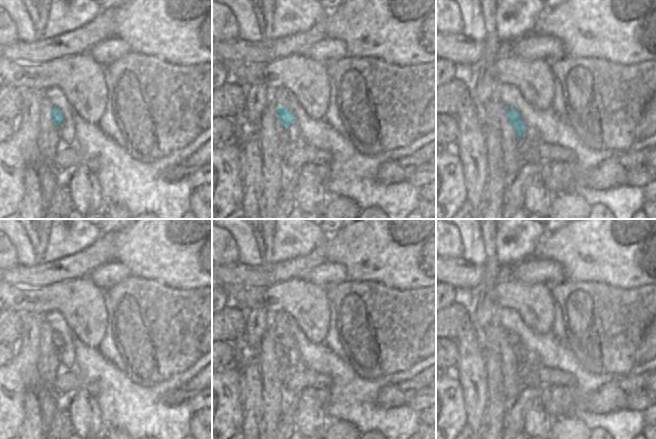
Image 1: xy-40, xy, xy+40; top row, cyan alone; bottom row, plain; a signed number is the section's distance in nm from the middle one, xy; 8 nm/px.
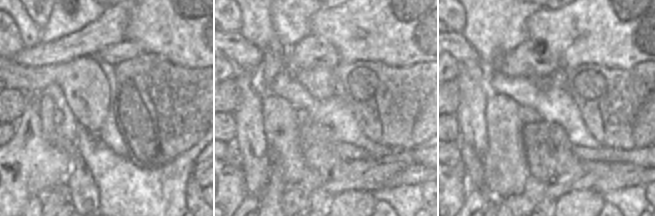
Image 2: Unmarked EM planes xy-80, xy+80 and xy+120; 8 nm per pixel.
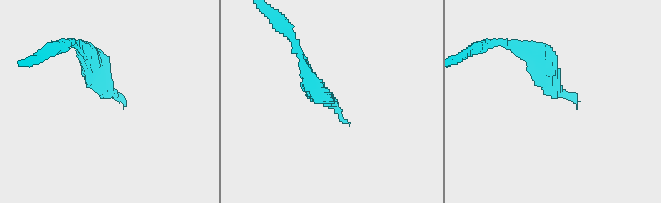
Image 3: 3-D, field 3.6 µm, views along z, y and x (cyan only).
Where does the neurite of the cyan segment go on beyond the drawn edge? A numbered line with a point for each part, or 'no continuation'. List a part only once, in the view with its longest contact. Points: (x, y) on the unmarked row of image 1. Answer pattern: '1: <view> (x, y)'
no continuation

